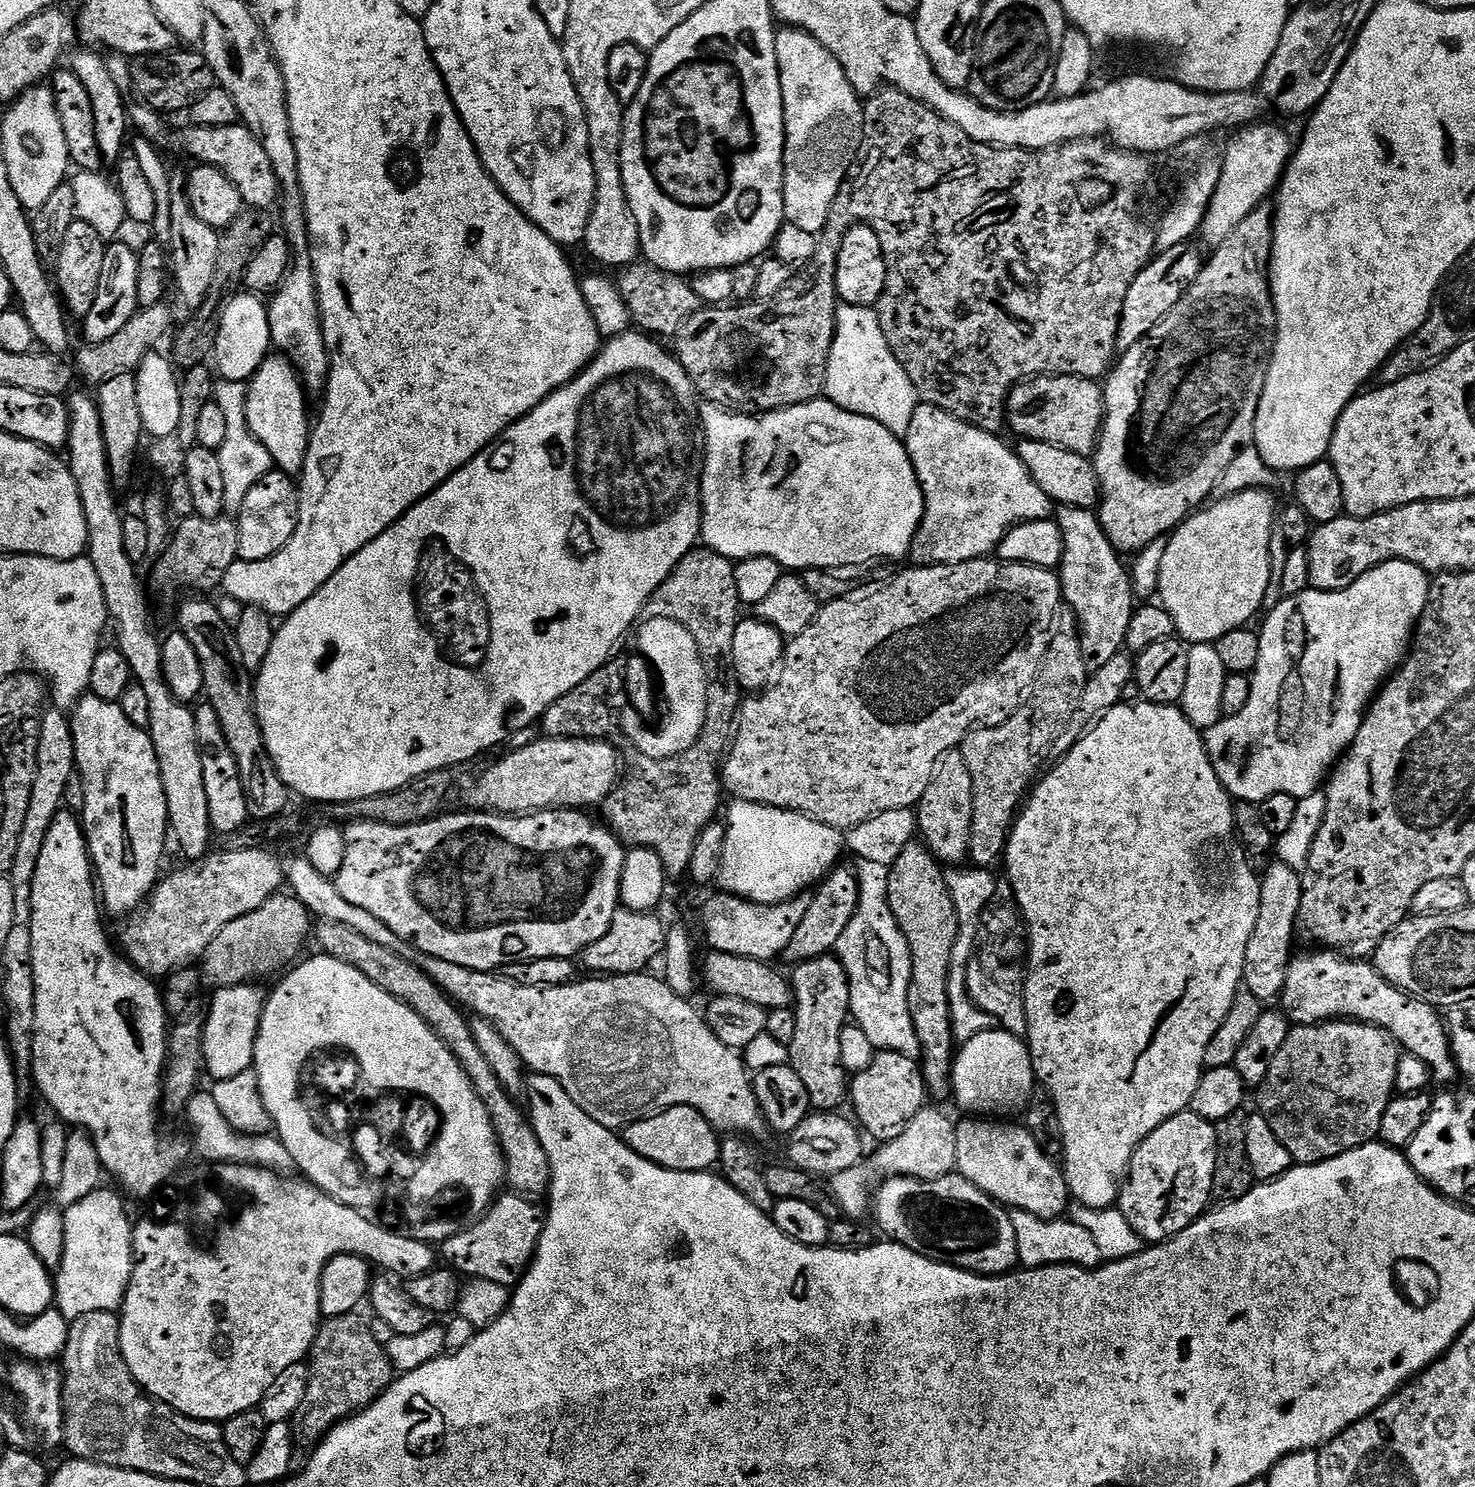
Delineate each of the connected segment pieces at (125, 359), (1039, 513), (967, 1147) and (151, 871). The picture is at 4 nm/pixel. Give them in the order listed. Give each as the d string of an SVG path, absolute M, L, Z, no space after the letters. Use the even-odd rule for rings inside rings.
M163 303L149 308L140 308L134 314L134 318L130 318L130 322L126 322L126 326L122 330L118 330L118 334L114 334L114 338L108 338L106 342L88 344L83 346L84 348L78 349L76 352L77 374L86 383L99 386L110 378L118 378L118 374L135 372L139 368L142 358L146 358L146 354L154 351L159 345L156 343L168 331L170 331L169 333L173 331L172 312L168 307L167 303Z
M917 403L906 437L908 457L916 471L924 495L924 517L914 534L910 553L913 565L925 568L935 564L961 564L991 557L1004 541L1004 535L1016 524L1027 520L1049 519L1053 501L1030 478L1019 455L1000 441L999 435L984 432L932 404Z
M964 1118L964 1121L959 1121L956 1124L956 1147L958 1158L956 1159L956 1172L961 1176L965 1176L970 1182L974 1182L974 1186L978 1186L978 1190L986 1193L990 1199L995 1200L998 1204L1003 1204L1009 1210L1017 1212L1029 1212L1043 1220L1058 1220L1067 1213L1070 1207L1070 1197L1068 1194L1068 1183L1064 1177L1064 1169L1059 1163L1052 1164L1053 1157L1045 1152L1044 1148L1034 1138L1034 1134L1030 1134L1030 1130L1023 1124L1008 1124L1012 1122L1005 1122L1000 1118Z
M87 694L81 698L80 703L70 713L72 733L74 734L74 754L76 755L76 771L79 772L82 782L86 786L86 802L82 813L82 827L84 836L88 839L88 854L92 857L94 876L98 881L98 892L102 897L102 908L105 913L112 916L127 917L141 911L142 905L156 889L162 879L160 872L160 859L164 856L164 839L169 839L168 811L166 810L166 794L162 790L162 774L158 770L158 754L154 754L154 742L148 737L145 729L134 726L126 714L122 714L119 703L103 700L97 696Z

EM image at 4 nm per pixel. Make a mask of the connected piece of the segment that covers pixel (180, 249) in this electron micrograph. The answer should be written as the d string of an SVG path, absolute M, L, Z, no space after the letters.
M176 190L172 193L170 206L172 218L172 243L170 245L170 266L174 275L174 284L180 287L180 296L189 310L201 308L204 299L214 286L216 267L218 266L218 242L220 232L206 226L202 218L194 212L188 201L187 191Z

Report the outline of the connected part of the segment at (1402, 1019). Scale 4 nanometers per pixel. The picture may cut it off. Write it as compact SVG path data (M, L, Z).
M1331 950L1293 955L1286 974L1286 986L1278 997L1279 1007L1293 1025L1318 1024L1322 1020L1361 1020L1386 1029L1403 1051L1418 1054L1432 1069L1435 1083L1448 1086L1458 1076L1450 1032L1440 1016L1424 1000L1403 992L1391 980L1385 980L1371 963L1360 958L1345 958Z

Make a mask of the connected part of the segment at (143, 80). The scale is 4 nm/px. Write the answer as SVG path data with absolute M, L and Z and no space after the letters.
M184 46L171 52L159 52L153 56L138 56L131 61L134 93L141 101L161 114L191 109L192 103L206 90L217 87L214 70L206 62L203 51Z

